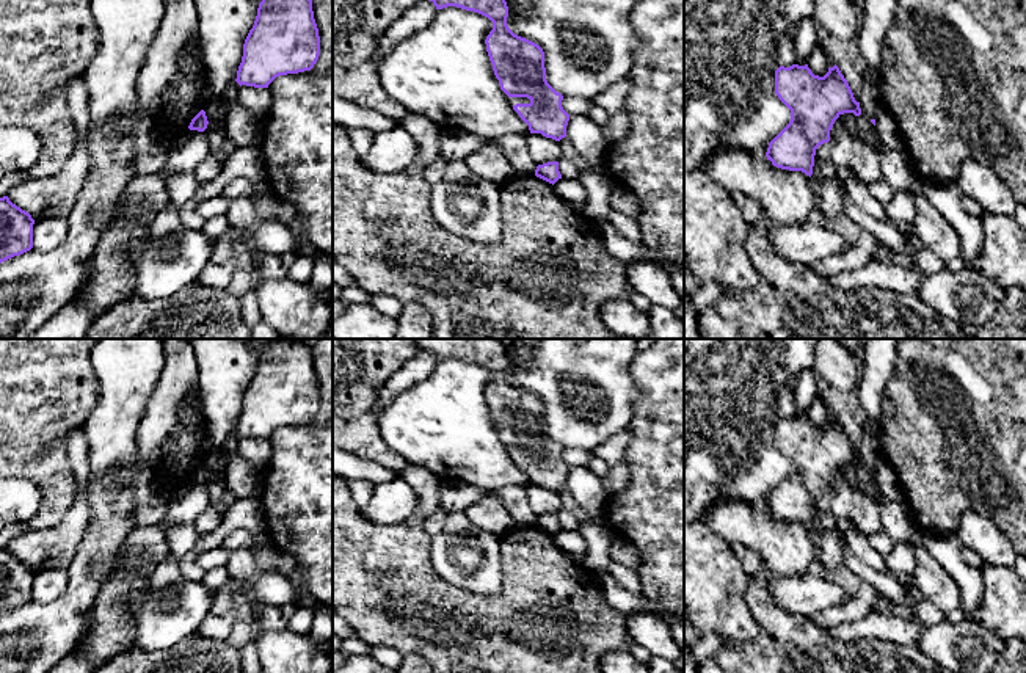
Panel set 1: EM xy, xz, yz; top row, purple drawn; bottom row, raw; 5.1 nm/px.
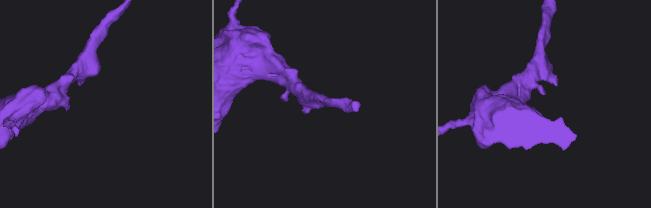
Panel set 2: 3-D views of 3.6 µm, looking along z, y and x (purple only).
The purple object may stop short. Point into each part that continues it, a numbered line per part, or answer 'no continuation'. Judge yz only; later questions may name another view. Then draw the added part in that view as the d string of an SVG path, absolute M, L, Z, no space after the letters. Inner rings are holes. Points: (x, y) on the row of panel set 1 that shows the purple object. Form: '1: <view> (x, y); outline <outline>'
no continuation

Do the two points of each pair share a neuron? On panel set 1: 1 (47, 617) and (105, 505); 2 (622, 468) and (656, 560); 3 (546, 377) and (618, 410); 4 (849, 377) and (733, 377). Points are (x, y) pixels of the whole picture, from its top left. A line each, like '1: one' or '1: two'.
1: one
2: two
3: one
4: two

